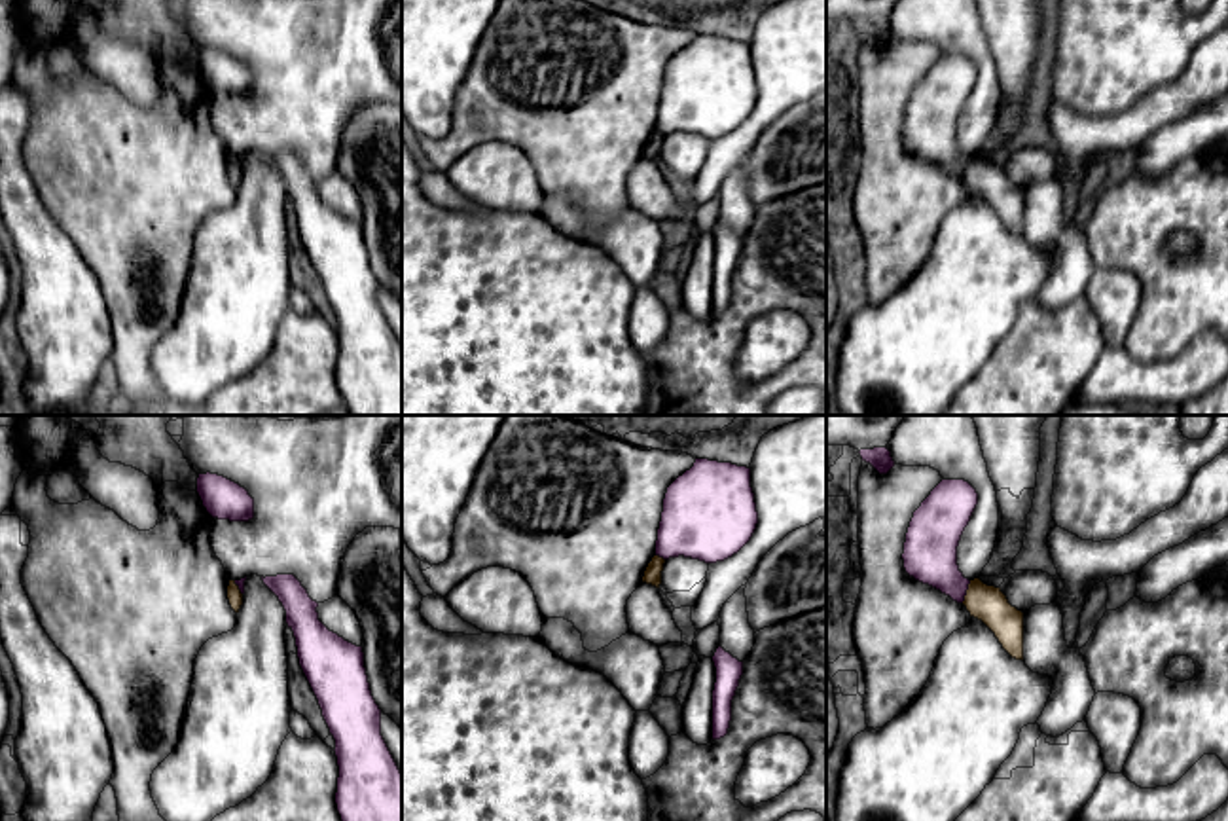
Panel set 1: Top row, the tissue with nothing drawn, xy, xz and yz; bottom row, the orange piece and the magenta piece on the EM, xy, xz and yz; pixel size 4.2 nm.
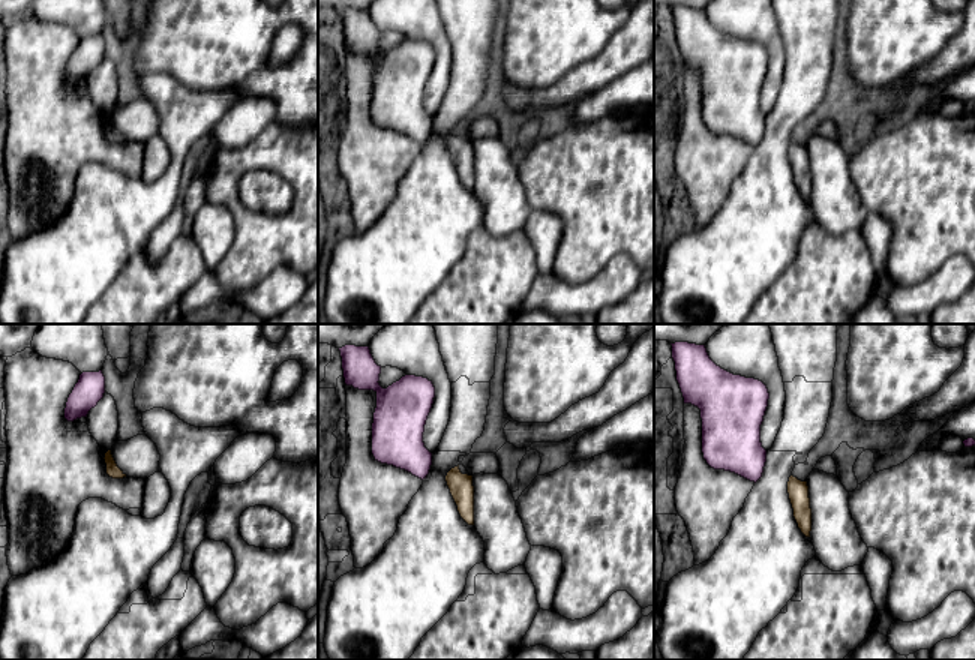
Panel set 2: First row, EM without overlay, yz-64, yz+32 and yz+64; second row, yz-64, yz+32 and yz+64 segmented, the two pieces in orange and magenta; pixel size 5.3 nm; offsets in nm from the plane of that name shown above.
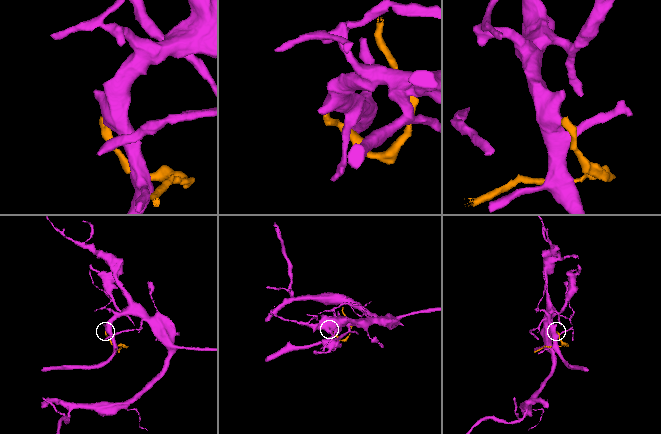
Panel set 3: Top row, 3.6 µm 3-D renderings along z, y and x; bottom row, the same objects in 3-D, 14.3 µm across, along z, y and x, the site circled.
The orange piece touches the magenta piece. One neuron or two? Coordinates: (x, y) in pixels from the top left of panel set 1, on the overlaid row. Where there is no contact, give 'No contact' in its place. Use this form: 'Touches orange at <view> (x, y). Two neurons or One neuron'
Touches orange at yz (967, 592). Two neurons

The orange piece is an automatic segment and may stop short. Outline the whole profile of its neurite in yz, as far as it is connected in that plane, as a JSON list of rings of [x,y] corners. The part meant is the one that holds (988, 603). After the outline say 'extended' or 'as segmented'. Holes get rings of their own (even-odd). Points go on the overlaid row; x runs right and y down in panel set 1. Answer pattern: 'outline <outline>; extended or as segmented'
outline [[[970,580],[963,605],[982,620],[1016,660],[1023,660],[1023,612],[1012,607],[1001,588]]]; as segmented

